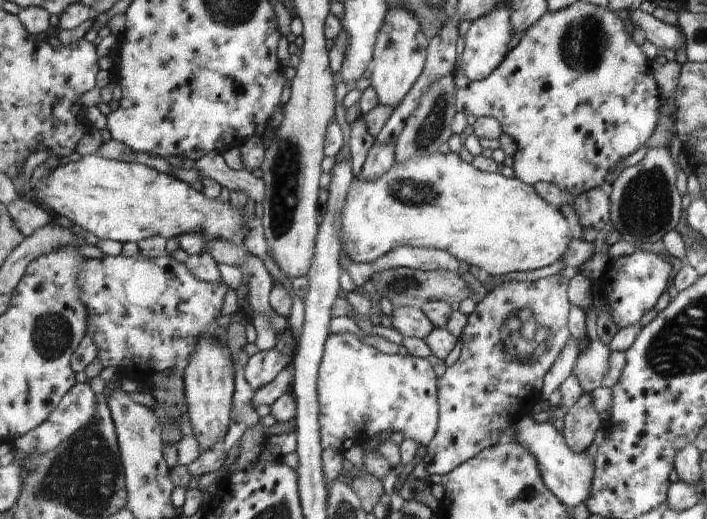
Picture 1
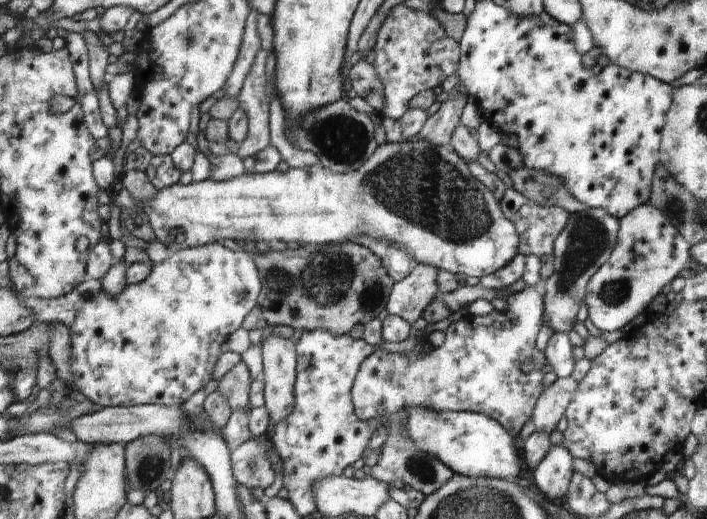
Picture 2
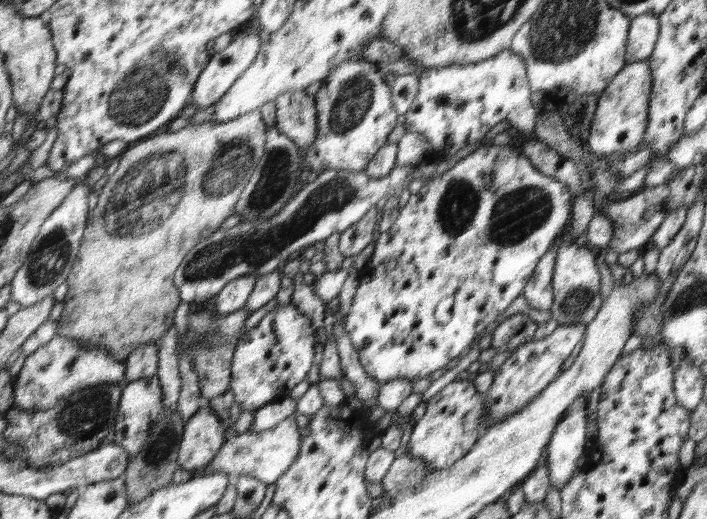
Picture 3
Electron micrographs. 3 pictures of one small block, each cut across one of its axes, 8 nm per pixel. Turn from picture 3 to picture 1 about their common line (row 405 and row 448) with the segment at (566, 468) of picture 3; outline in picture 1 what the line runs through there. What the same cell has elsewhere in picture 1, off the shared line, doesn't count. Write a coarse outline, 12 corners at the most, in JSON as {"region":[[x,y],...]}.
{"region":[[584,392],[564,416],[562,434],[584,452],[600,416]]}

